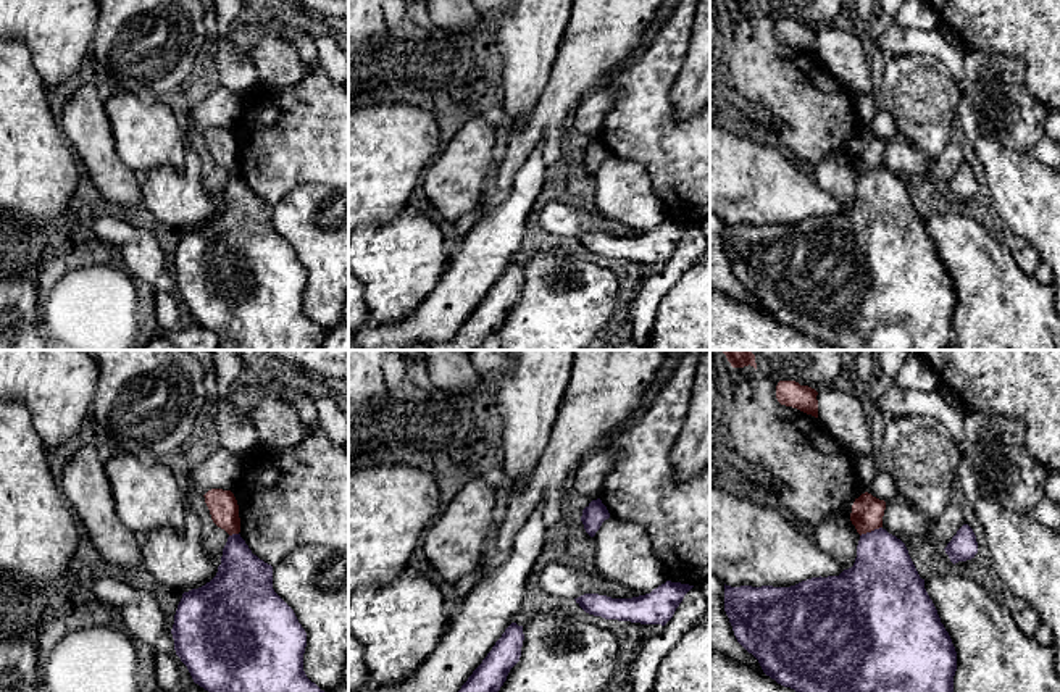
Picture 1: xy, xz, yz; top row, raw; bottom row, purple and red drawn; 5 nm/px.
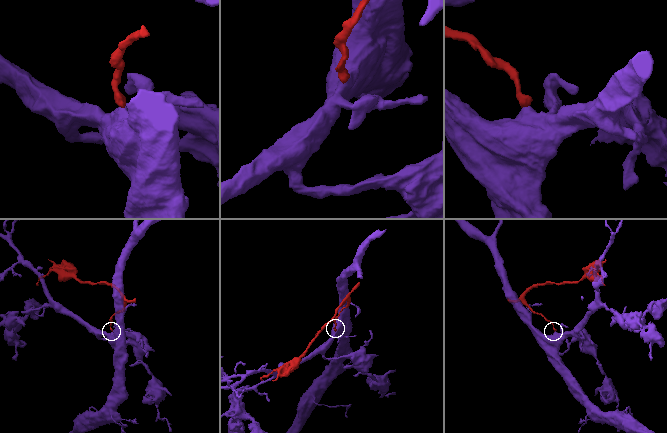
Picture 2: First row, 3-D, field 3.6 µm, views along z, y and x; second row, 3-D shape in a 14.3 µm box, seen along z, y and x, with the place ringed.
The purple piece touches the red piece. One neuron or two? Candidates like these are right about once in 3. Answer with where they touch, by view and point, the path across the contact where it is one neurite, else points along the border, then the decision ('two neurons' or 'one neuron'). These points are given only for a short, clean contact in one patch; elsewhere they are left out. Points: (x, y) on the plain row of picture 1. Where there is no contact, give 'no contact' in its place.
contact yz (872, 170); border yz (881, 165), (860, 175); two neurons

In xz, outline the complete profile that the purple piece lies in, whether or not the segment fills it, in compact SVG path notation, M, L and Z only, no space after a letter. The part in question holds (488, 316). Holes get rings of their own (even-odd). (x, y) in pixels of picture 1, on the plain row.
M511 261L450 340L415 350L481 350L489 336L497 336L510 308L520 300L523 279L523 265Z

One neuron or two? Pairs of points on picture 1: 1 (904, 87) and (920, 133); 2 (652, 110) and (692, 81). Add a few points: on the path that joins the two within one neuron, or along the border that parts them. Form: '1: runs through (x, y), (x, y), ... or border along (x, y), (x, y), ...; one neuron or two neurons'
1: runs through (913, 99), (913, 121); one neuron
2: border along (684, 60), (671, 105), (689, 120); two neurons

